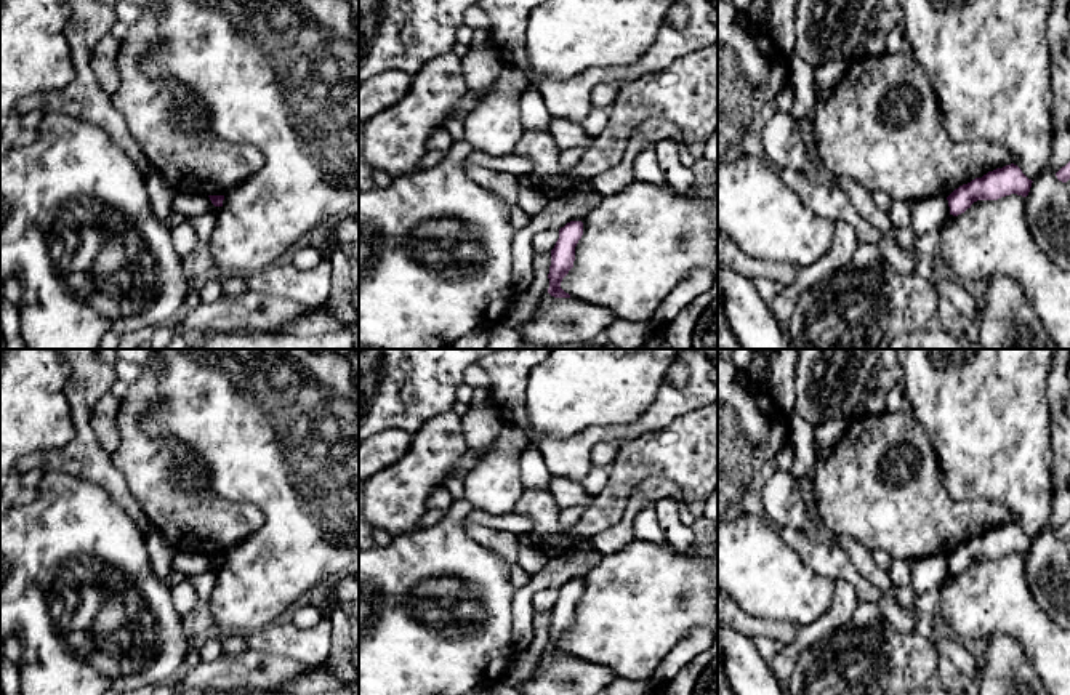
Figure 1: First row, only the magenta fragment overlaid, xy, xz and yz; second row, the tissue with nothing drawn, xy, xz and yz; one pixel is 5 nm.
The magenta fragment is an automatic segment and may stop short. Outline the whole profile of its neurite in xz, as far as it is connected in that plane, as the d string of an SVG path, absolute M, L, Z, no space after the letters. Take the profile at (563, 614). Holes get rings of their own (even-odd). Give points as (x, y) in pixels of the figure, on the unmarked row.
M570 580L564 586L559 588L559 597L551 609L551 625L549 625L549 647L548 652L554 657L570 657L561 647L562 637L573 626L575 620L575 605L583 594L583 581Z

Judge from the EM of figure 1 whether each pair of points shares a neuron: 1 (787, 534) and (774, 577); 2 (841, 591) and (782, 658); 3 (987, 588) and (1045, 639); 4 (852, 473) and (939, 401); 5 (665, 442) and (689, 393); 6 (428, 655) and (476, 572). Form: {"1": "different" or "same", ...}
{"1": "different", "2": "same", "3": "same", "4": "different", "5": "different", "6": "same"}

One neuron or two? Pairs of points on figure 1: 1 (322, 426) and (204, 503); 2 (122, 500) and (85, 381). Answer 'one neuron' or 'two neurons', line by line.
1: two neurons
2: one neuron

